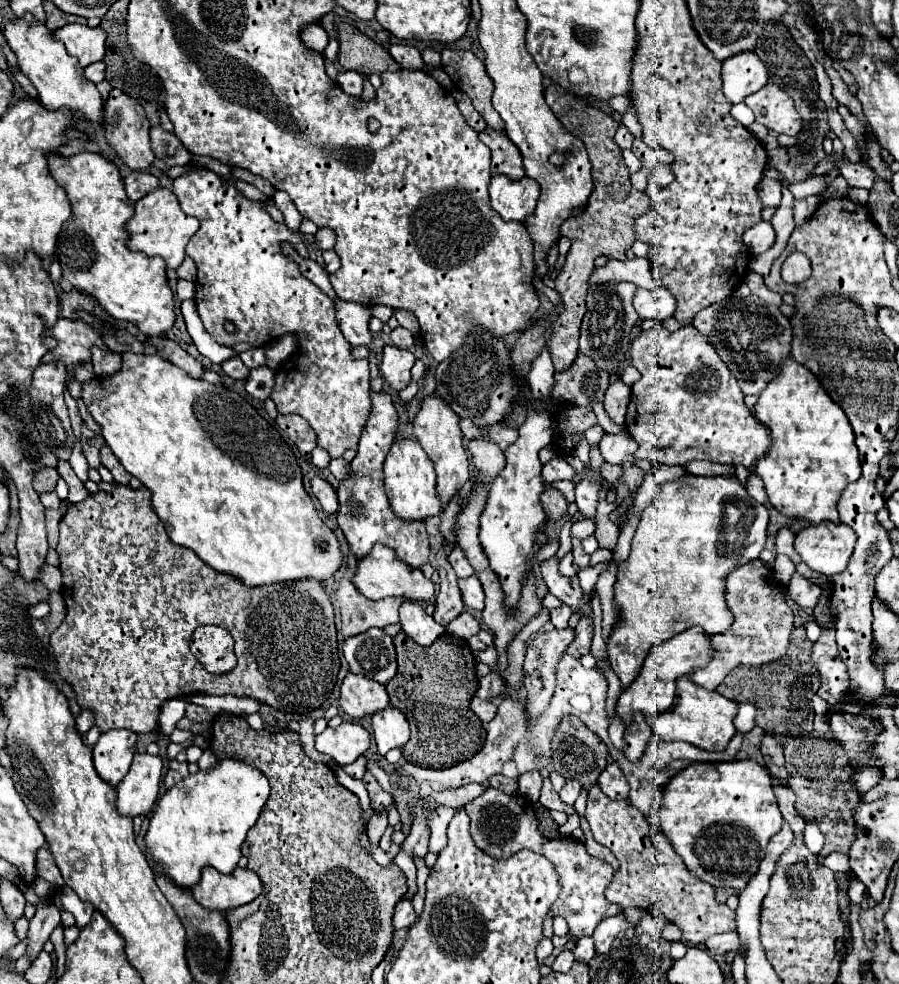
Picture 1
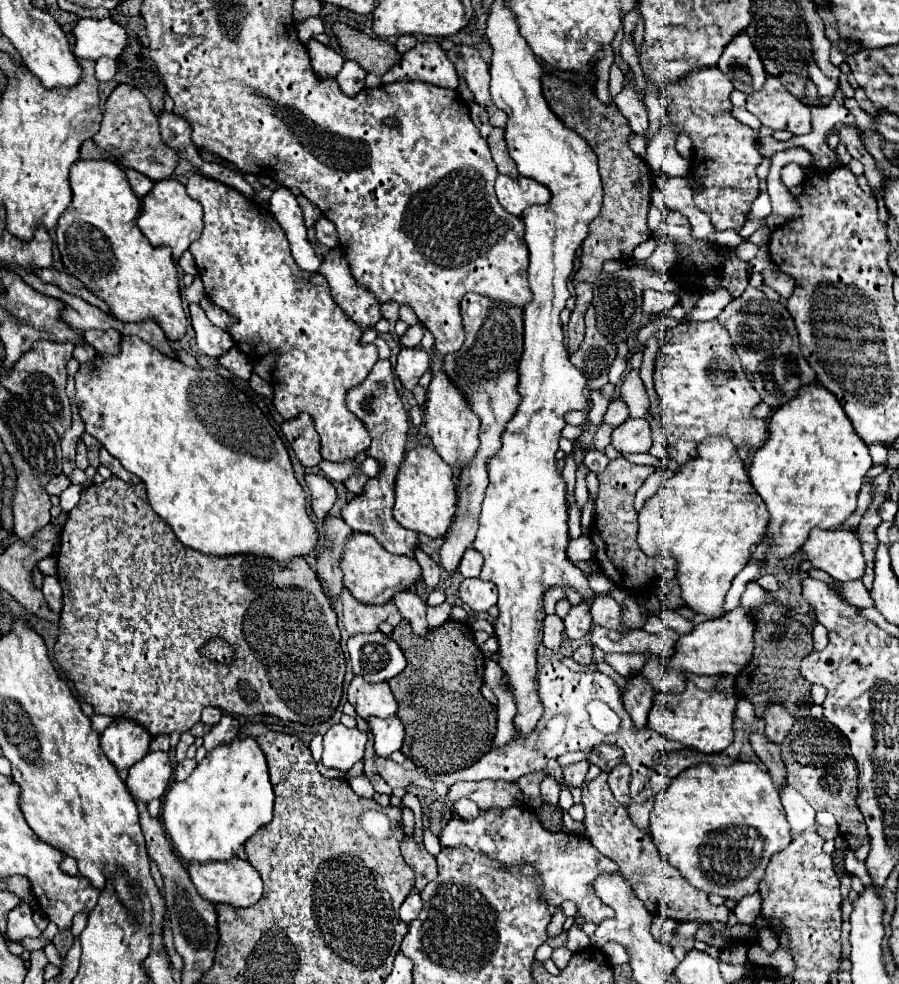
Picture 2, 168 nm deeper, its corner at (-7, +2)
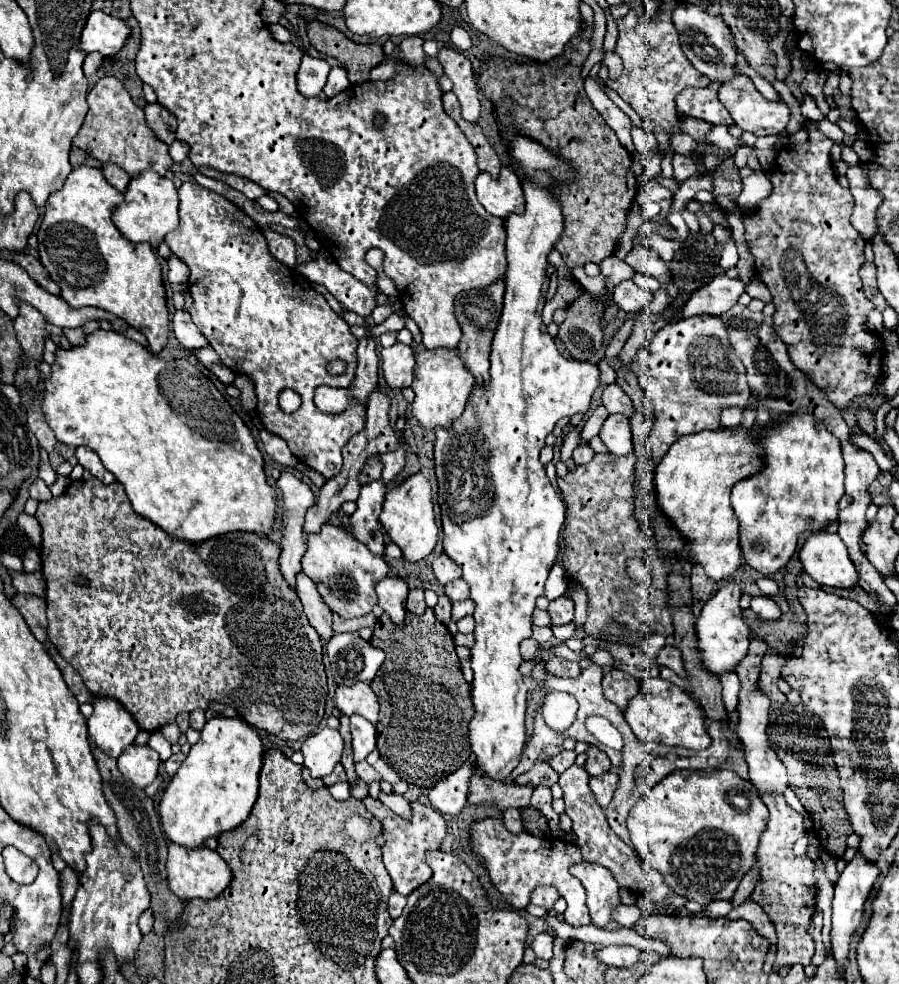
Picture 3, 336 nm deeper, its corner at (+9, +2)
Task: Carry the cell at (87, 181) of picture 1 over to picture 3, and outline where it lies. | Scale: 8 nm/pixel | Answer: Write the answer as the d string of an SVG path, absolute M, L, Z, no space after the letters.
M86 164L74 168L64 186L46 202L38 230L38 254L70 306L96 306L126 320L148 338L152 352L160 352L170 332L162 266L152 246L130 242L114 226L112 212L122 198L124 194L106 182L100 168Z

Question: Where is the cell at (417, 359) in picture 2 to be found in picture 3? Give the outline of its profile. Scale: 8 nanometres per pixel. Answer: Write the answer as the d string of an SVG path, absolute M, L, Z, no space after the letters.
M396 342L390 348L382 348L382 376L390 388L406 388L414 378L414 350Z

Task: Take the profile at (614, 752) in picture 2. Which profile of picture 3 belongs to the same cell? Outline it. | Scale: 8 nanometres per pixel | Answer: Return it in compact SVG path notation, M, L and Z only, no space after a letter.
M590 746L588 752L586 752L586 756L588 756L588 758L586 758L584 768L586 768L586 772L588 772L590 776L598 776L598 774L610 770L610 760L608 760L608 756L606 756L602 750L598 750L596 746Z

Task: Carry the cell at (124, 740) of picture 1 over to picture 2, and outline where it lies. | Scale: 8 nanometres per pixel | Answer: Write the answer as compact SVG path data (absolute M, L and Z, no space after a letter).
M120 718L120 722L112 722L102 732L102 750L108 756L108 760L118 770L128 770L132 764L144 758L148 752L152 736L144 726L138 722L128 722L128 718Z

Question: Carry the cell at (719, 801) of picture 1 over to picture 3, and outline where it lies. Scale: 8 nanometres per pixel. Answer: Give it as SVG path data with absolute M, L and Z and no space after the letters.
M676 770L672 774L668 774L664 780L660 780L654 788L646 791L640 802L630 810L630 816L628 816L628 830L630 830L630 838L640 854L640 858L646 862L648 868L654 868L658 872L662 872L664 880L668 882L668 886L672 886L674 894L680 894L680 896L686 896L688 900L694 900L694 902L700 902L700 904L708 904L712 900L730 900L732 894L736 892L740 880L744 878L744 874L752 868L754 864L754 854L756 854L756 846L760 842L760 836L764 832L768 824L768 808L766 804L762 802L762 798L758 796L756 790L752 790L752 784L748 780L742 780L736 772L732 770L712 770L712 772L704 772L704 770Z

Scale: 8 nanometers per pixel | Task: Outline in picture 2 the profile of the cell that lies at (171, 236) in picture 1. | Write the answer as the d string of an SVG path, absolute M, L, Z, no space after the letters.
M160 180L154 188L142 198L142 212L138 216L138 228L150 240L150 244L160 246L166 244L172 248L172 258L178 260L188 246L200 238L202 234L202 206L194 198L186 194L184 184L178 180Z

